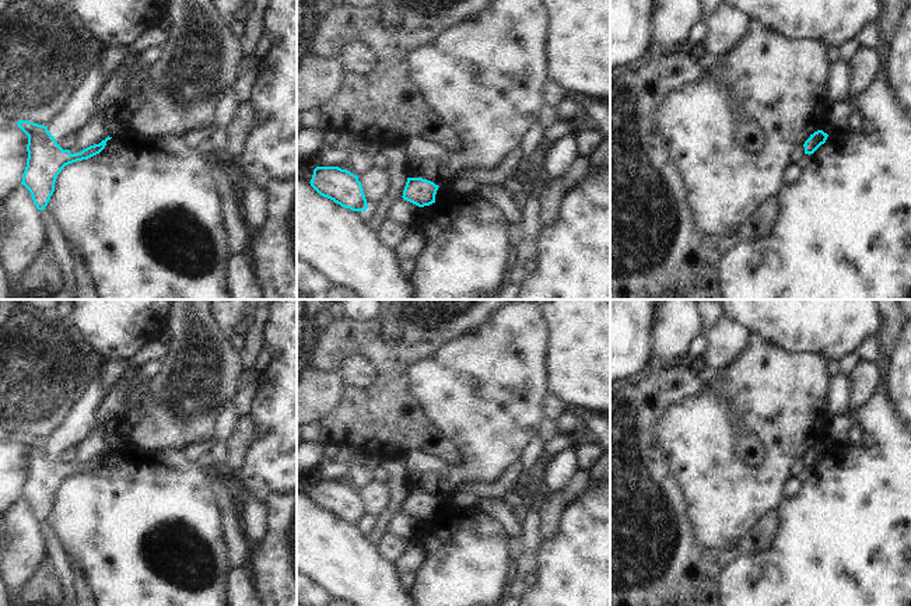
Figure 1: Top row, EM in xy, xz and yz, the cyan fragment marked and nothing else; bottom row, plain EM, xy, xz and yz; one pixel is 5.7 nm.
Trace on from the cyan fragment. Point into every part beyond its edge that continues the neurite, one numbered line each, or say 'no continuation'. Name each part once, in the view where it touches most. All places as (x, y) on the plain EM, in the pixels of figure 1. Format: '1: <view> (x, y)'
no continuation

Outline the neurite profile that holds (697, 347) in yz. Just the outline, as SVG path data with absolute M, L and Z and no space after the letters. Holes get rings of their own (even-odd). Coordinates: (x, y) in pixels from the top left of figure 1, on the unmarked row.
M700 334L690 343L688 354L695 358L704 355L705 350L707 350L707 339L704 334Z

